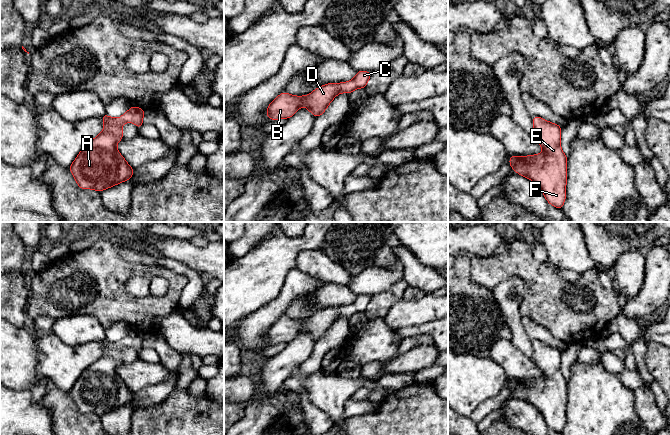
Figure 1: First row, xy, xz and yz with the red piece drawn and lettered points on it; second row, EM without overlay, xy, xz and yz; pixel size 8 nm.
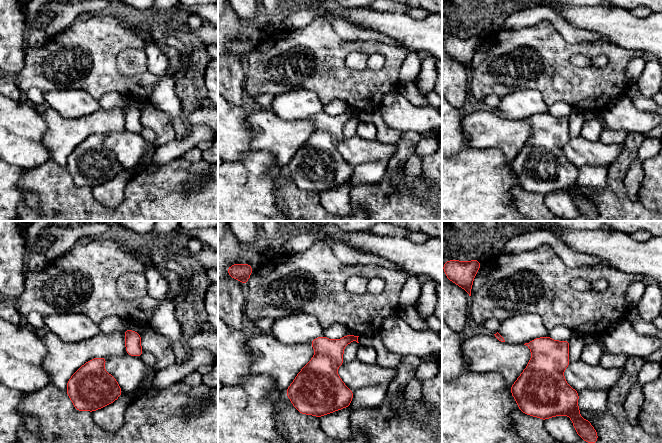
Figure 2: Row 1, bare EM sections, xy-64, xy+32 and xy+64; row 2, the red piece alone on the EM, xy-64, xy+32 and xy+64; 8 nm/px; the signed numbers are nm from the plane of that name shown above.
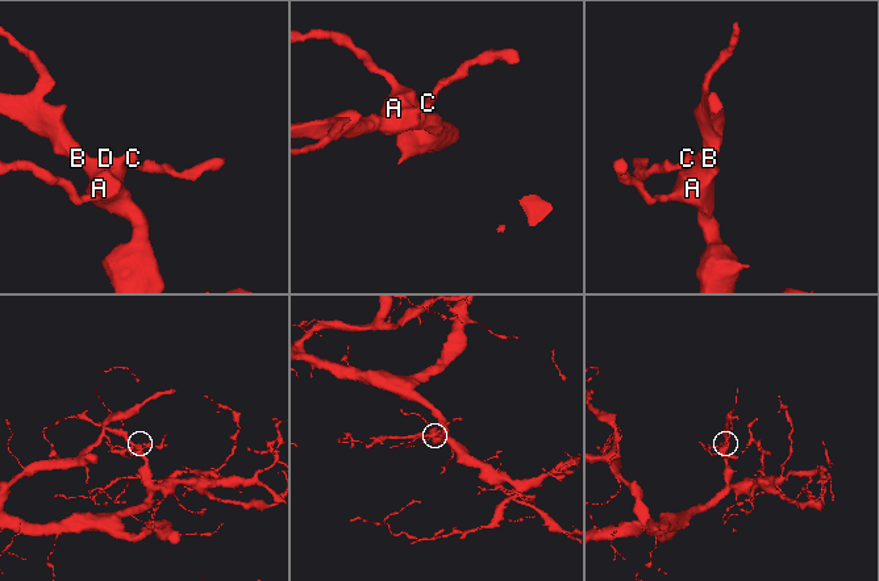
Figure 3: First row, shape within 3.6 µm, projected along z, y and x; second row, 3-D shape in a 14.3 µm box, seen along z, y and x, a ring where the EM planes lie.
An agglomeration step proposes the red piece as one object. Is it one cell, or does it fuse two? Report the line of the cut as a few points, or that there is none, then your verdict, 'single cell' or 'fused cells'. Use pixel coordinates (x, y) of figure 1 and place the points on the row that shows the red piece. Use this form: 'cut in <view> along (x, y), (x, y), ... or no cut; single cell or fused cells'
no cut; single cell

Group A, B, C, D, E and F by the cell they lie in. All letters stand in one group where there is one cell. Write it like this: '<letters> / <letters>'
A B C D E F

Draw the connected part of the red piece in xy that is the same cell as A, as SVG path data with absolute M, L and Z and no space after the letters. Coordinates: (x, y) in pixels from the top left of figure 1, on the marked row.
M131 106L120 118L111 118L107 114L101 116L104 121L104 130L86 144L69 167L70 172L81 189L94 189L101 192L132 178L134 169L129 166L124 157L118 152L116 145L124 138L122 125L132 122L140 129L143 125L144 112L144 109Z

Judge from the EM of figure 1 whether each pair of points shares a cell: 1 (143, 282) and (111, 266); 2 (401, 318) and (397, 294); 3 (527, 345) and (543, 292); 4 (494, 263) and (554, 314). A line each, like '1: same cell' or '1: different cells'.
1: different cells
2: different cells
3: different cells
4: same cell

